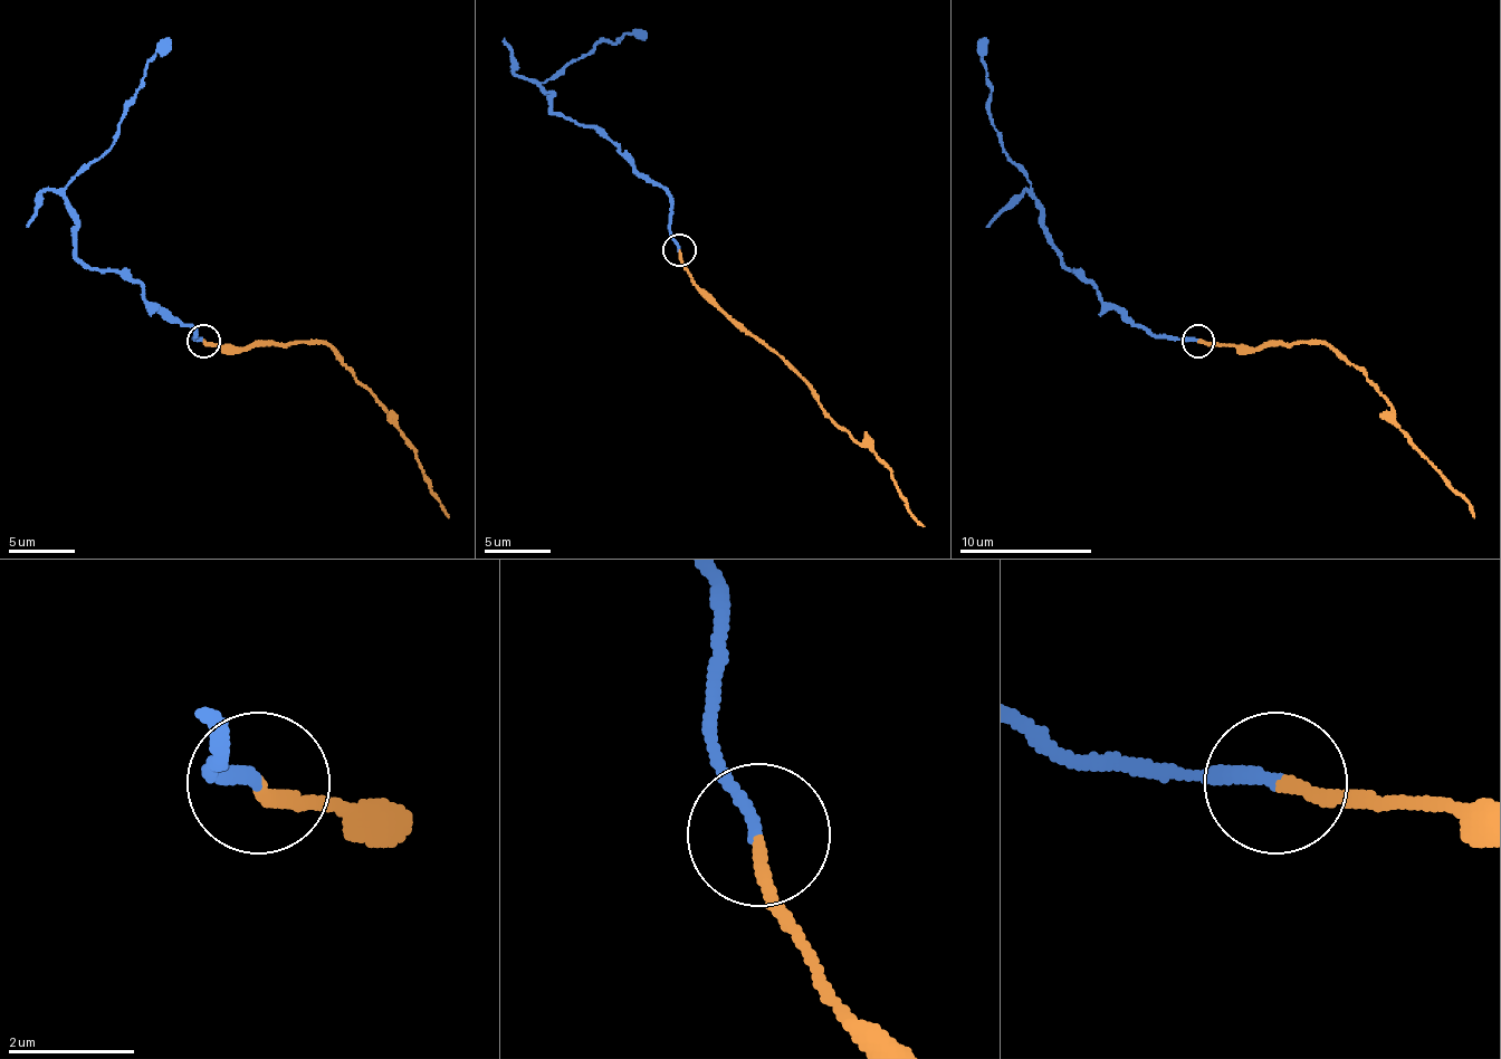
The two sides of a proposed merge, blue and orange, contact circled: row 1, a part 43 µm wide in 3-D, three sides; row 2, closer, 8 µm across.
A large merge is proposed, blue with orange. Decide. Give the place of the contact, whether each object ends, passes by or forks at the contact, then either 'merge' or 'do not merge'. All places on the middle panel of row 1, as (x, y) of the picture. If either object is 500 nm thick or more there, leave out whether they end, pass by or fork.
(679, 249) | blue ends | orange ends | do not merge

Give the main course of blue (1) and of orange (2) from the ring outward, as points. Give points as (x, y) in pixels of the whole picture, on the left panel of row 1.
1: (202, 340), (116, 270), (94, 270), (77, 257), (64, 188), (110, 148), (143, 68), (170, 38)
2: (202, 340), (222, 346), (325, 343), (372, 392), (414, 452), (428, 488), (445, 505), (448, 518)

